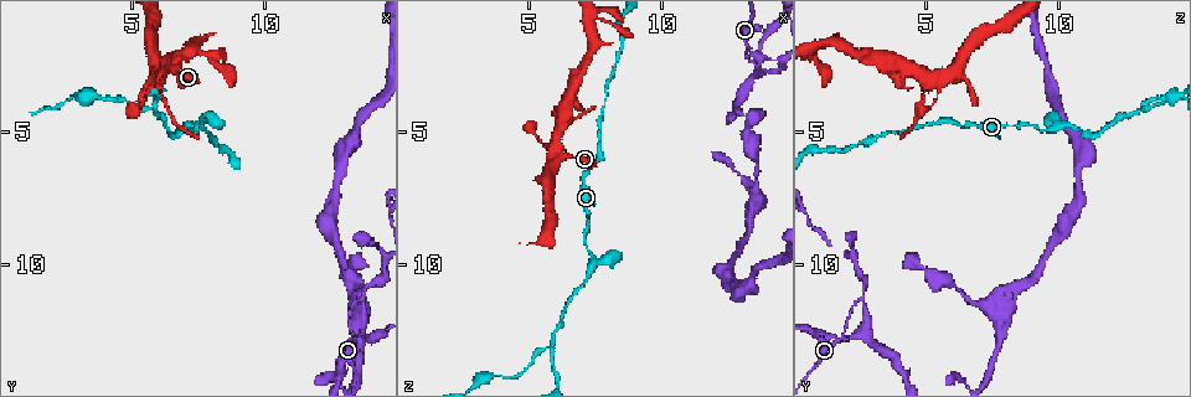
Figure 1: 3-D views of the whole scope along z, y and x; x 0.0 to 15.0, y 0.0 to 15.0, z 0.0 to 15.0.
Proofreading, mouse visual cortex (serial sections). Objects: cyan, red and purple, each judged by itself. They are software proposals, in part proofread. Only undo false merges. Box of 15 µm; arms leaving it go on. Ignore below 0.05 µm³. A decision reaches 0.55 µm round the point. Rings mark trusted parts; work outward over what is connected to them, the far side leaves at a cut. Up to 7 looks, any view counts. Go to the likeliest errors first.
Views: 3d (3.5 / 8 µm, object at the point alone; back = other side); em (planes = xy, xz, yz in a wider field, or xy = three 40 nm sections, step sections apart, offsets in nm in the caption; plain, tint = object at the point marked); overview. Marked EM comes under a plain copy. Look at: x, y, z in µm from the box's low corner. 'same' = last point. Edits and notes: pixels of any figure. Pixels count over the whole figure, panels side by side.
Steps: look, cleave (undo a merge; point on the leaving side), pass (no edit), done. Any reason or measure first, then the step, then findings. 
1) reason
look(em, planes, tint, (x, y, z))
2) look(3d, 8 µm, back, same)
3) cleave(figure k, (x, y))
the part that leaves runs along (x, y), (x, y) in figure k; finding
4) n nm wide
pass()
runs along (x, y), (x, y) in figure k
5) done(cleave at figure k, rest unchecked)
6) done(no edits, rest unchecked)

two arms in line, one across
look(3d, 3.5 µm, (5.8, 4.0, 13.1))

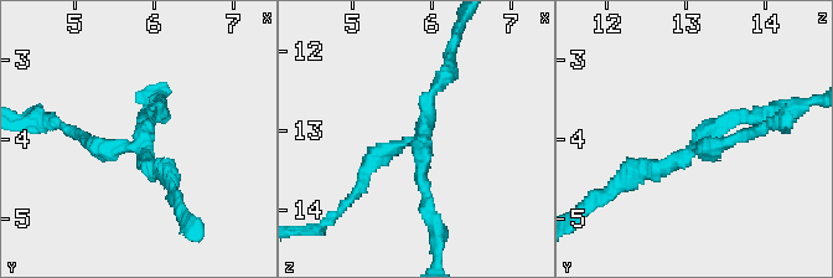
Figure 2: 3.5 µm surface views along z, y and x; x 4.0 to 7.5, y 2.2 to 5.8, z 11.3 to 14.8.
need the tissue
look(em, planes, tint, (5.85, 4.10, 13.10))

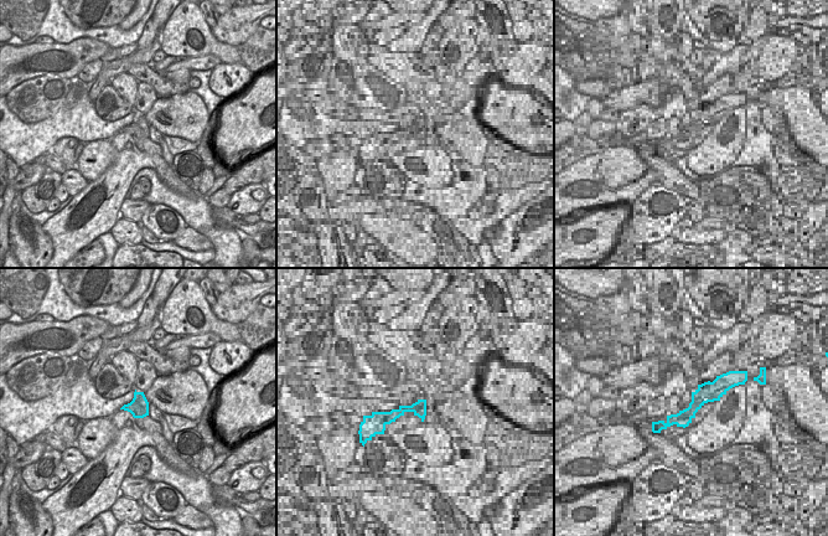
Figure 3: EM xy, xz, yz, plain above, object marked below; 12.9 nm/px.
cleave(figure 2, (707, 152))
the part that leaves runs along (694, 147), (709, 150), (770, 124) in figure 2; two cells meet here

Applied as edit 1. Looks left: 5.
thin arm on a thick one
look(3d, 8 µm, (6.0, 2.8, 5.1))

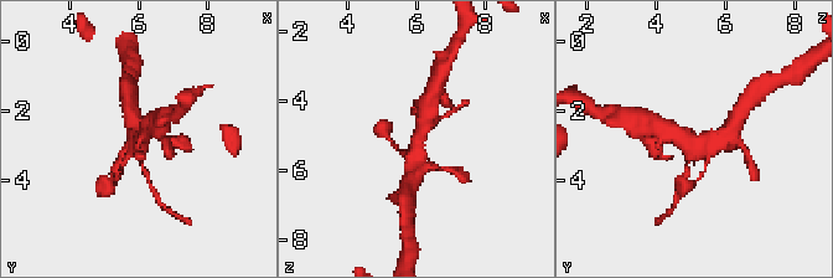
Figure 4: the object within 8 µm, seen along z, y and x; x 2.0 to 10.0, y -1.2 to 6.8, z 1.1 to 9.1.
3 arms; arms of 150, 450, 500 nm
look(em, xy, step 1, tint, (6.1, 2.7, 5.0))

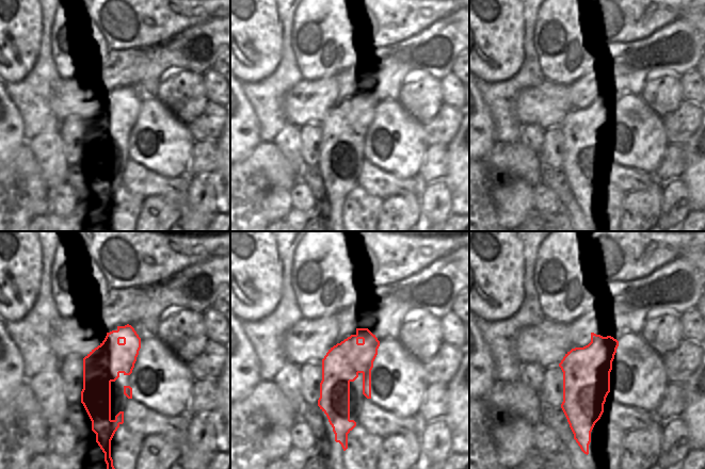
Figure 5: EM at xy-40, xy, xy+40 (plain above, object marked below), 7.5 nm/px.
pass()
runs along (417, 168), (417, 140), (429, 104) in figure 4; continuous, no second cell

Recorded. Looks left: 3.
thin neck
look(3d, 3.5 µm, (7.4, 4.8, 6.4))

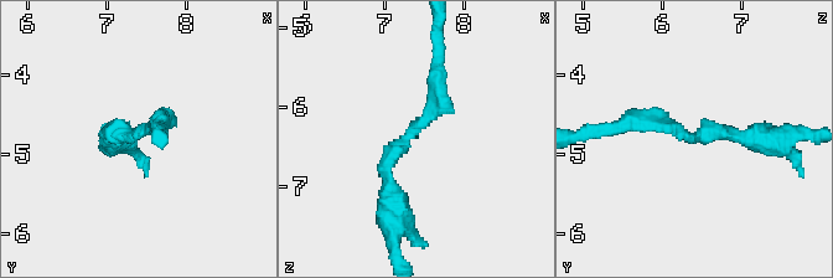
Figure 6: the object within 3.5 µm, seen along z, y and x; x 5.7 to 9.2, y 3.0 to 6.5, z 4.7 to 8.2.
look(em, planes, tint, (7.35, 4.75, 6.35))

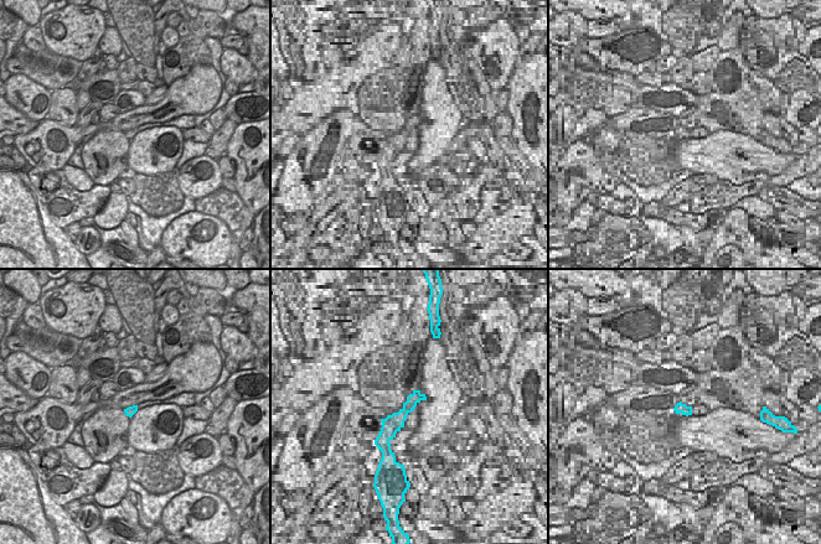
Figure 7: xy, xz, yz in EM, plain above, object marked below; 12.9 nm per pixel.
arms of 200, 250 nm
pass()
continuous, no second cell

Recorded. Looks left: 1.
done(cleave at figure 2, rest unchecked)

